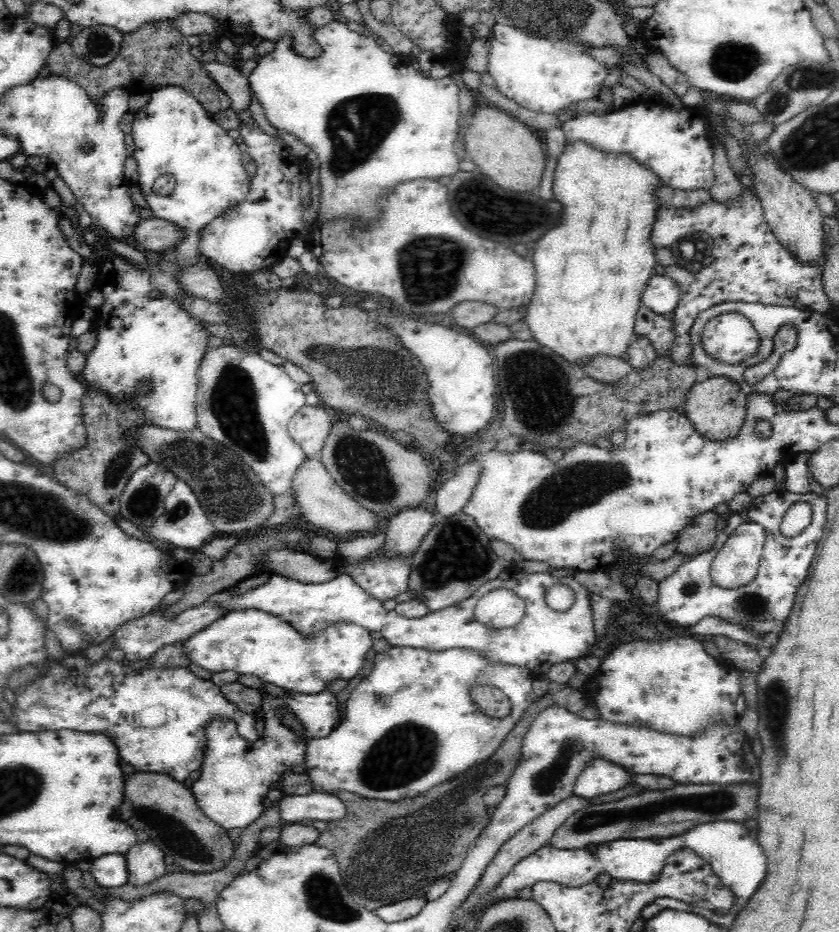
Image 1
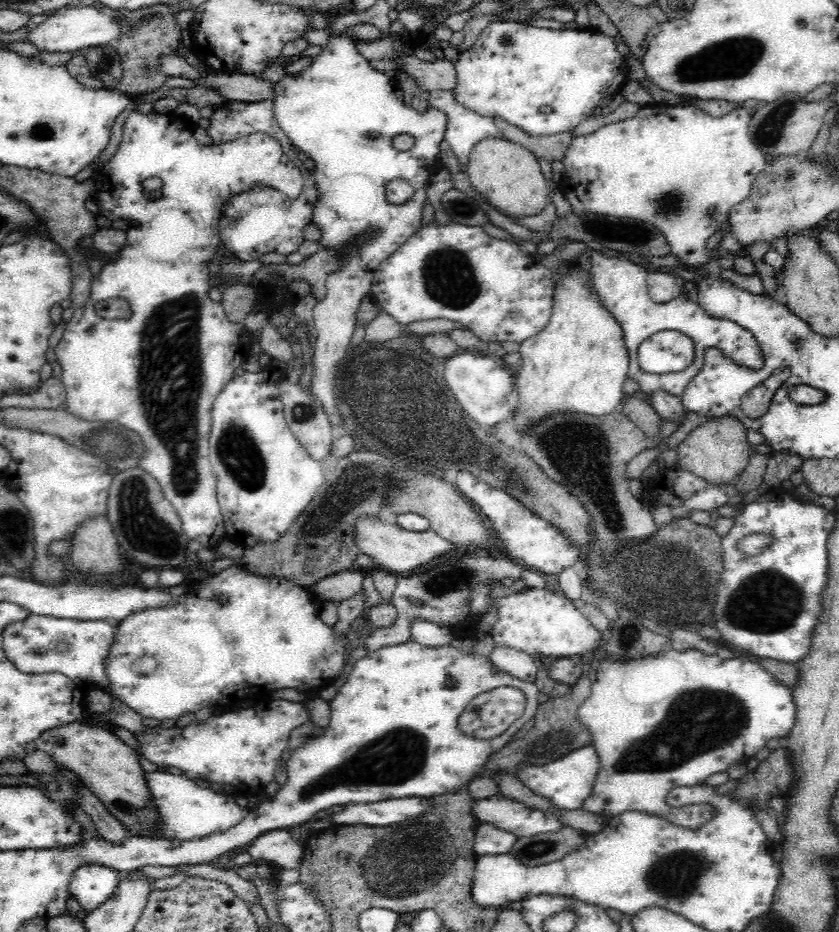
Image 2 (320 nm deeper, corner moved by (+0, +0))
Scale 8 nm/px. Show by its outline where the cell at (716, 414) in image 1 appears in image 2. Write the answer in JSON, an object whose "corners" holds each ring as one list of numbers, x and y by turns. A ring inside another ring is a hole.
{"corners":[[716,417,704,426,690,431,686,439,677,446,677,464,713,485,734,486,735,480,748,466,750,458,752,444,746,440,745,432,745,427,735,417]]}

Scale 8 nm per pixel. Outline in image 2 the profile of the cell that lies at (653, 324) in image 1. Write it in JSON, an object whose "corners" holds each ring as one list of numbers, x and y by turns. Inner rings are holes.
{"corners":[[597,246,586,247,580,256,569,260,567,264,581,266,591,271,592,285,599,295,599,301,605,309,619,321,623,332,624,345,628,351,627,376,634,379,638,386,638,396,644,399,652,398,658,391,664,391,680,399,691,380,702,370,704,366,704,355,709,348,718,348,734,364,758,370,762,368,763,356,760,353,759,344,755,336,740,327,732,320,711,317,697,302,693,296,681,292,677,299,671,300,665,306,652,302,647,290,648,270,630,260,618,260,618,256,610,256,603,253],[677,330,689,336,695,344,695,357,693,363,682,372,657,375,644,372,637,364,637,350,640,344,649,336,660,331]]}

